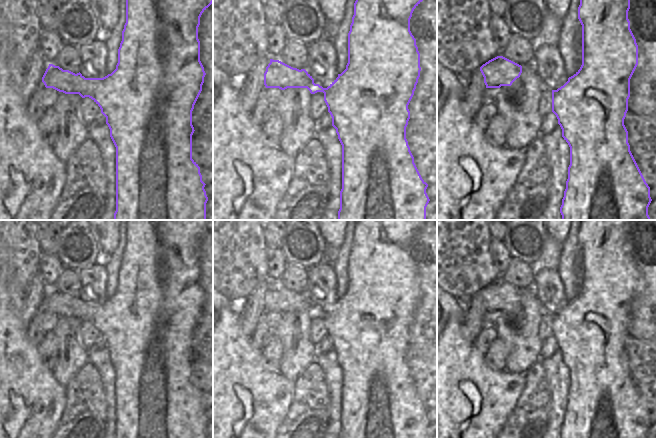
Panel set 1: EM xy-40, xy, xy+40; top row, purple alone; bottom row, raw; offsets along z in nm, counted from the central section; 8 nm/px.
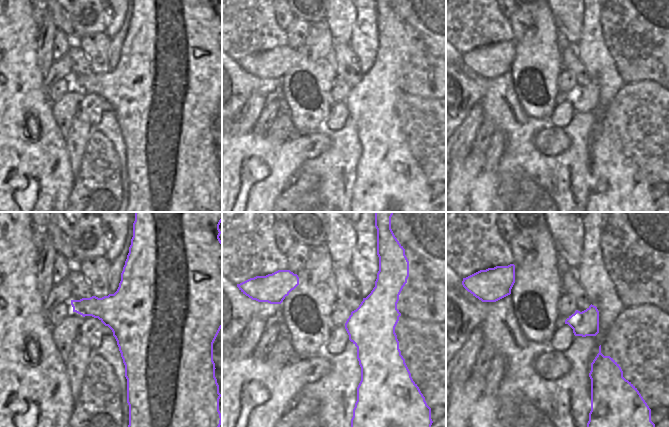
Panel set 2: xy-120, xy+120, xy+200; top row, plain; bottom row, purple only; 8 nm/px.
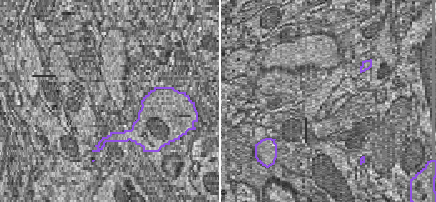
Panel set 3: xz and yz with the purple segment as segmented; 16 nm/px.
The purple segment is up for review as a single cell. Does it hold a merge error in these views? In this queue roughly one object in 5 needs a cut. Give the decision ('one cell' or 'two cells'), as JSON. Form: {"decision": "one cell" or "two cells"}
{"decision": "one cell"}

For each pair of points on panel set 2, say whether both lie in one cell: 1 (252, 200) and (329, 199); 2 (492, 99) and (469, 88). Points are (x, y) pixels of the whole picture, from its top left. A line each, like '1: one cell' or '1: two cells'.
1: two cells
2: two cells

